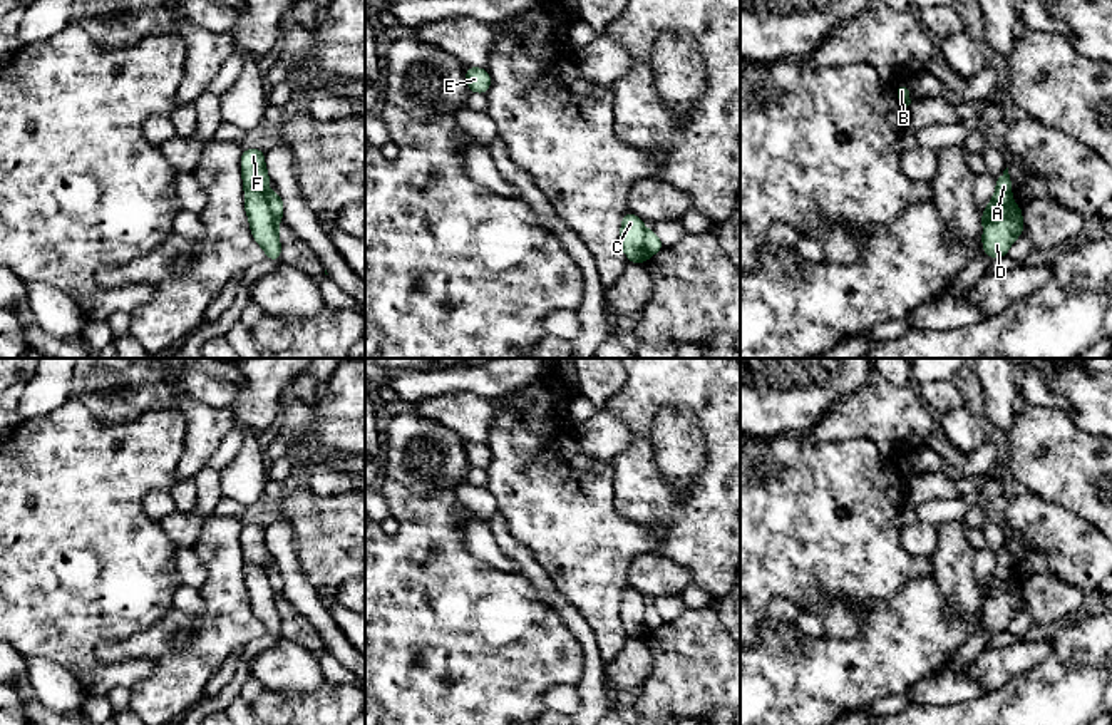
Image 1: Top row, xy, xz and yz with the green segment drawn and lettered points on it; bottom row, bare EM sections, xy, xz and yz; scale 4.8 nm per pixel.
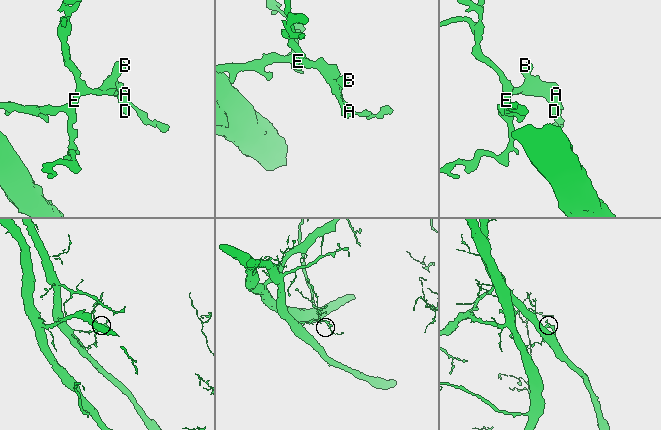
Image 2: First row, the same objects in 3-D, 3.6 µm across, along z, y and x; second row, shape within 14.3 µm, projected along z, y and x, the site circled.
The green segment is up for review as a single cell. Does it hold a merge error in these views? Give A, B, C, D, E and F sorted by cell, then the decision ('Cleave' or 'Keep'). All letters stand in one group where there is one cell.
Groups: A B E F / C D. Cleave

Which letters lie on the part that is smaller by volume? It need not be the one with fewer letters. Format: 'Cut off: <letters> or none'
Cut off: C, D

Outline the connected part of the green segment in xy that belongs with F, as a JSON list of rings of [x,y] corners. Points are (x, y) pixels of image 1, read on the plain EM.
[[[243,524],[241,553],[243,553],[245,563],[256,563],[266,569],[268,579],[270,579],[270,584],[271,584],[275,594],[283,596],[285,583],[283,583],[283,576],[281,576],[278,566],[273,566],[273,568],[265,566],[268,558],[271,556],[271,553],[266,548],[266,542],[265,542],[265,526]]]

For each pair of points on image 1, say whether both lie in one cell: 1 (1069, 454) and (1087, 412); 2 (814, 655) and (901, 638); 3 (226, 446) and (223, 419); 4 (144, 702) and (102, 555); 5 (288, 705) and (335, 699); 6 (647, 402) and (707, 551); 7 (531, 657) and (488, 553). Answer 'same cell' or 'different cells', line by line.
1: different cells
2: same cell
3: different cells
4: different cells
5: same cell
6: same cell
7: different cells

